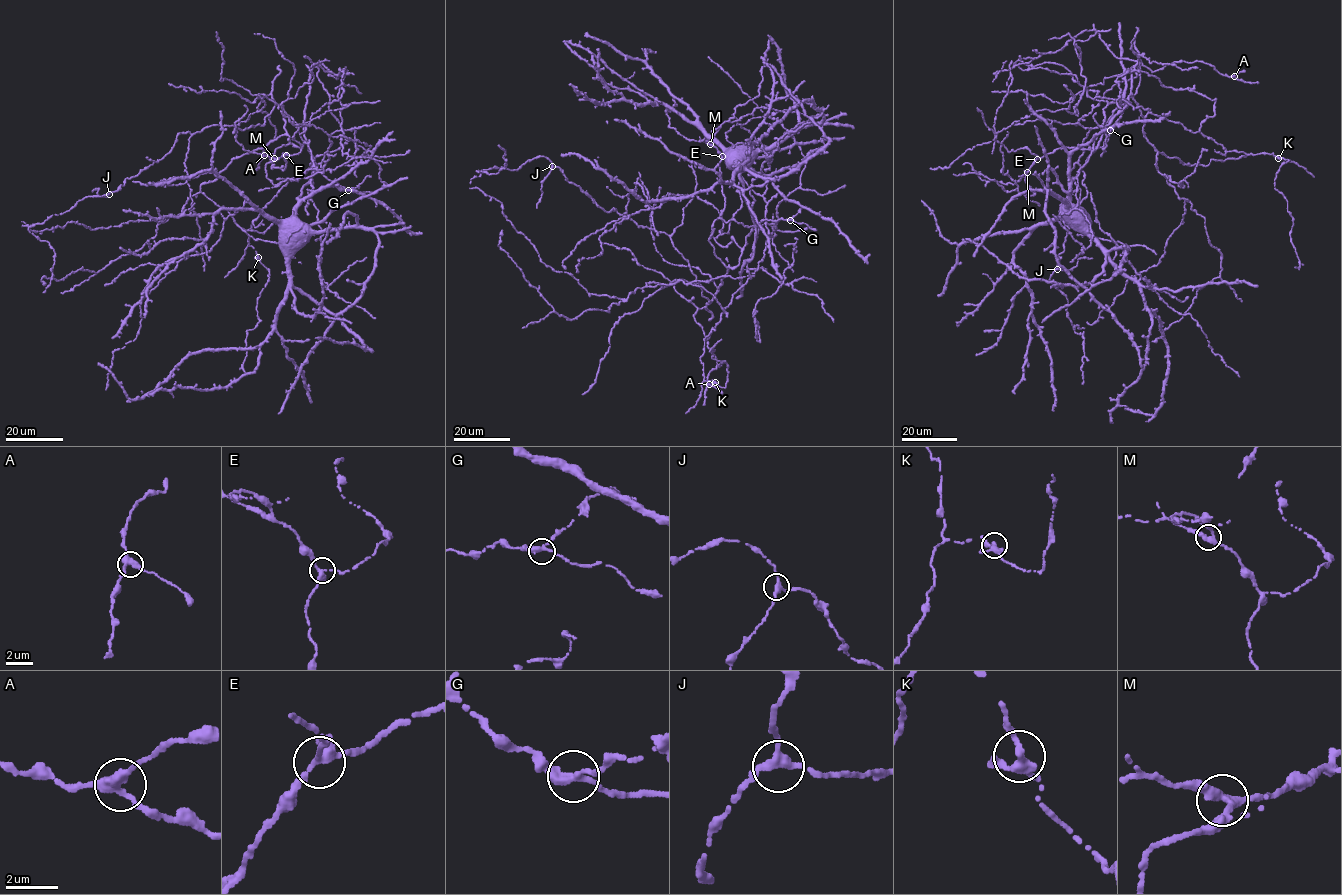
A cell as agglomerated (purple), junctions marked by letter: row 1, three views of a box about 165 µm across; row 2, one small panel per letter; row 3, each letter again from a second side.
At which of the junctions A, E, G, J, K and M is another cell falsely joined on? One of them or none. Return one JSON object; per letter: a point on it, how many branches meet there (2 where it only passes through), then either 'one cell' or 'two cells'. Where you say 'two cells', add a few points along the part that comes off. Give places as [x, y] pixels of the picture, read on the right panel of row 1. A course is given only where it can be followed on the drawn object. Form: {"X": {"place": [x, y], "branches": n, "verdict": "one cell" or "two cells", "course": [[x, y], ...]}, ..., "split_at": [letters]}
{"A": {"place": [1234, 76], "branches": 3, "verdict": "one cell"}, "E": {"place": [1037, 159], "branches": 3, "verdict": "one cell"}, "G": {"place": [1110, 130], "branches": 3, "verdict": "one cell"}, "J": {"place": [1057, 269], "branches": 3, "verdict": "one cell"}, "K": {"place": [1278, 158], "branches": 3, "verdict": "one cell"}, "M": {"place": [1027, 172], "branches": 3, "verdict": "one cell"}, "split_at": []}

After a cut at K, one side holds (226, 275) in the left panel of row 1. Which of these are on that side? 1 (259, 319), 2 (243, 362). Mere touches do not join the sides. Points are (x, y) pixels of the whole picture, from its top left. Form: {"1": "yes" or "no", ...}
{"1": "no", "2": "no"}

